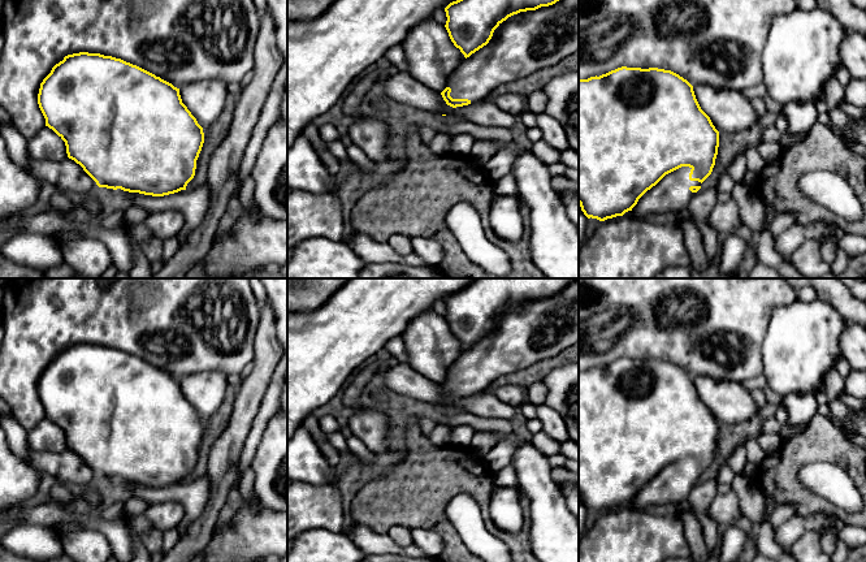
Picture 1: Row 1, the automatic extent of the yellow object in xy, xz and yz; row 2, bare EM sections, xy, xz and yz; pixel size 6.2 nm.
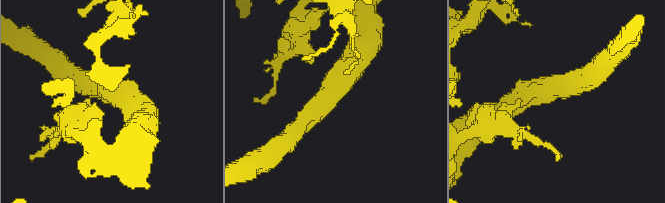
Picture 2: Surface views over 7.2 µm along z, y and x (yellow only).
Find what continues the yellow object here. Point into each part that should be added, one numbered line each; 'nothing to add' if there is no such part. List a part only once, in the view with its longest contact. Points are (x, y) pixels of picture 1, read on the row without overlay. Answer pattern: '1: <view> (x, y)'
1: xz (527, 333)

